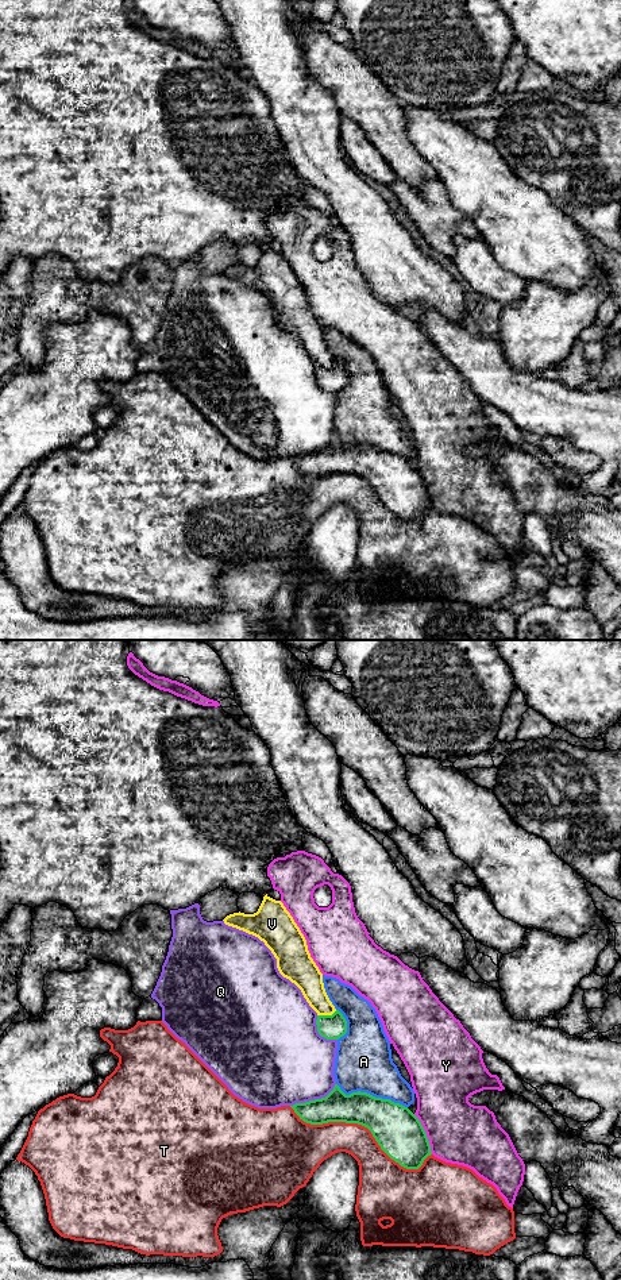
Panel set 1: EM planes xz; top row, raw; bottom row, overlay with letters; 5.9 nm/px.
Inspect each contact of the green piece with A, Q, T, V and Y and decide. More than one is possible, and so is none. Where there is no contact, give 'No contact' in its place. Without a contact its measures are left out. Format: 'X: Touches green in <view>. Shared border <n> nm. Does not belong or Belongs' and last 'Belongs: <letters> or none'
A: Touches green in xz. Shared border 440 nm. Does not belong
Q: Touches green in xz. Shared border 300 nm. Does not belong
T: Touches green in xz. Shared border 900 nm. Does not belong
V: Touches green in xz. Shared border 120 nm. Does not belong
Y: Touches green in xz. Shared border 260 nm. Does not belong
Belongs: none

